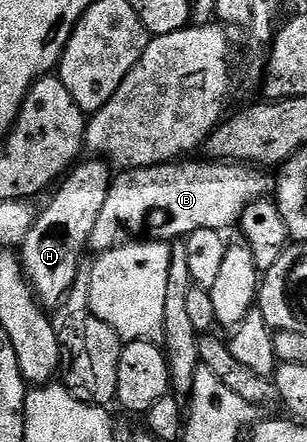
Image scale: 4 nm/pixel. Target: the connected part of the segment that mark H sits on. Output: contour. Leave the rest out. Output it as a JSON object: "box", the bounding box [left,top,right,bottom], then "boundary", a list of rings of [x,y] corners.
{"box":[19,157,114,309],"boundary":[[[91,157],[87,161],[87,163],[78,162],[60,180],[59,186],[52,192],[53,200],[45,208],[40,208],[31,233],[27,233],[27,241],[23,241],[19,248],[25,275],[29,279],[29,284],[33,286],[33,293],[38,303],[46,309],[60,308],[65,294],[71,289],[71,285],[75,285],[75,277],[87,255],[91,229],[95,229],[95,221],[99,218],[99,212],[103,209],[103,204],[107,201],[107,193],[113,184],[114,172],[104,158]]]}

